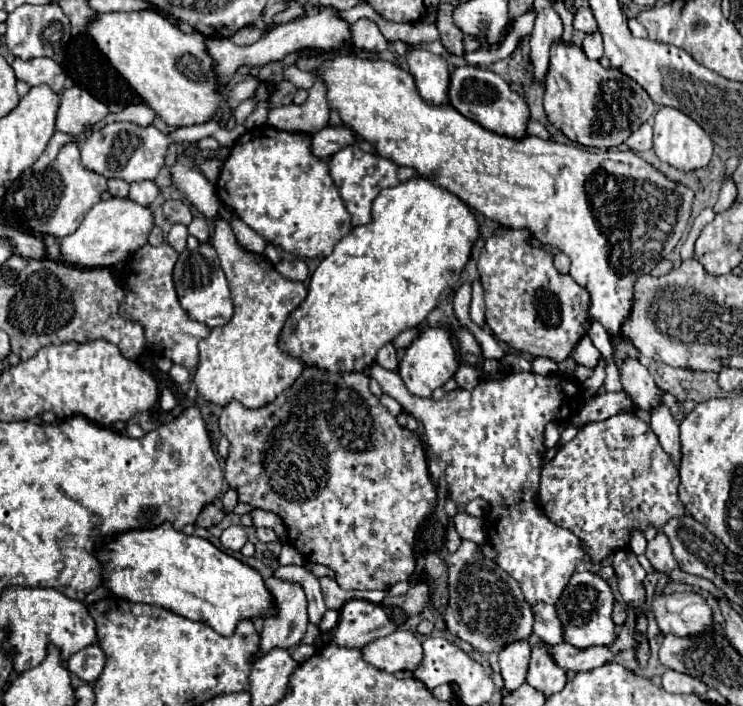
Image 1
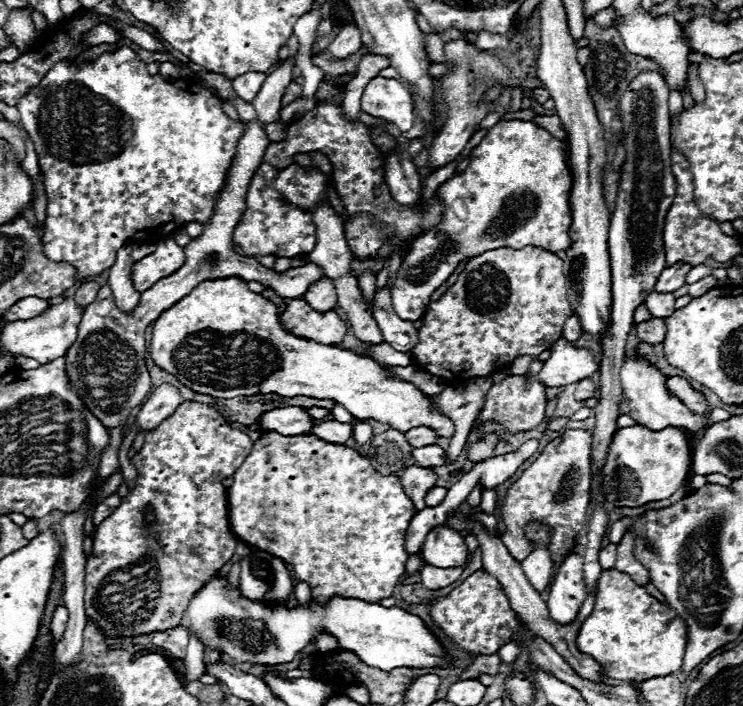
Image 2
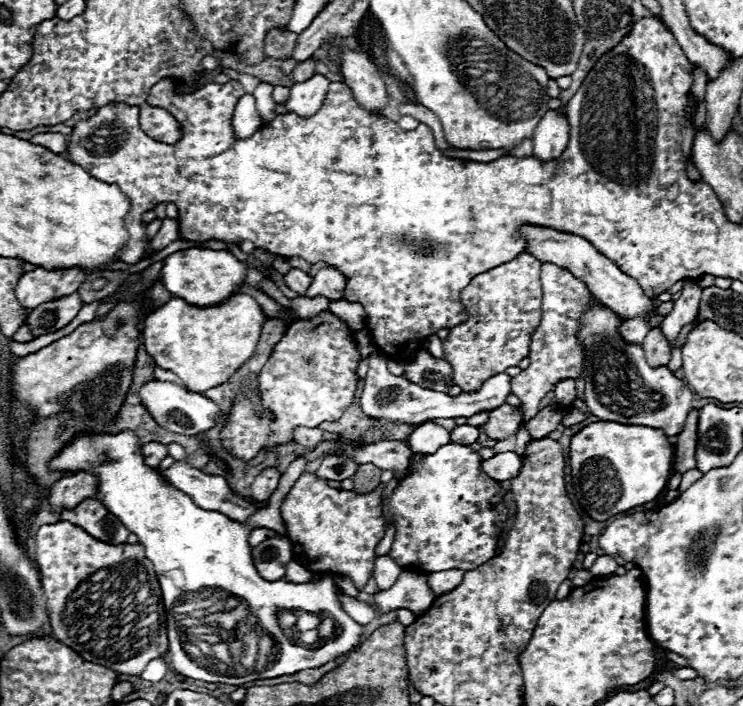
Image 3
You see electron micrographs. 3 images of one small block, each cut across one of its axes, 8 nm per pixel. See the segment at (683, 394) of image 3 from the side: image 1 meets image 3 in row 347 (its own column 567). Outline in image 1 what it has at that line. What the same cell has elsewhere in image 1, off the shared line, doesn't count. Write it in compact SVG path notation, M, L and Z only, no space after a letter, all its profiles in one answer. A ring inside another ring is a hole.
M574 572L566 584L560 600L556 602L558 618L564 624L564 640L576 648L610 646L614 642L614 622L610 618L614 606L614 594L606 580L594 572Z

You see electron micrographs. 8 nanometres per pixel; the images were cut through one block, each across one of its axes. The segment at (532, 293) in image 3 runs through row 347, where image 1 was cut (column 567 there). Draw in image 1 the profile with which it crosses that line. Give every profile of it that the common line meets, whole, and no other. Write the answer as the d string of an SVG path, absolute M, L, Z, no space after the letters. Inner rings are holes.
M620 412L608 420L582 426L578 434L542 468L540 500L544 514L556 526L572 530L584 542L594 564L600 564L616 550L628 548L634 530L646 532L648 526L660 530L666 520L686 514L686 508L678 498L678 468L674 460L670 460L670 454L658 444L658 436L654 436L650 424L632 412Z

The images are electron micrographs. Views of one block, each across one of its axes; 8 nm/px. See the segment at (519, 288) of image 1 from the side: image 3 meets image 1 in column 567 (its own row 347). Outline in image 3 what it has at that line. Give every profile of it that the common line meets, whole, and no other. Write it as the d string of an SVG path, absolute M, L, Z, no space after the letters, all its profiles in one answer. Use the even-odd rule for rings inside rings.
M320 312L306 320L294 320L258 374L262 414L256 416L246 388L238 392L234 406L226 412L224 428L220 430L222 448L232 456L250 462L262 448L272 452L276 446L290 442L293 430L298 426L316 428L322 422L338 420L354 400L360 380L356 374L358 362L360 350L352 336L352 328L332 312Z

